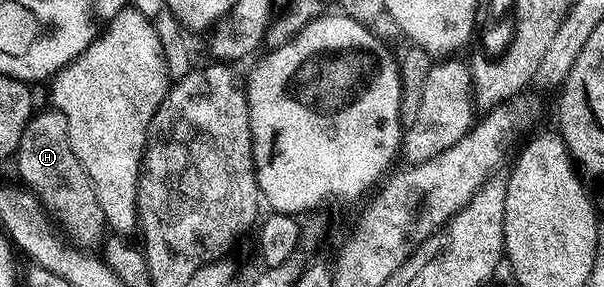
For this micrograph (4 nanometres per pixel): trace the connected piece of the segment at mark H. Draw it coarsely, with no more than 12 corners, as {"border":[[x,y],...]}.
{"border":[[46,107],[20,135],[21,184],[77,244],[108,229],[72,151],[68,119]]}

